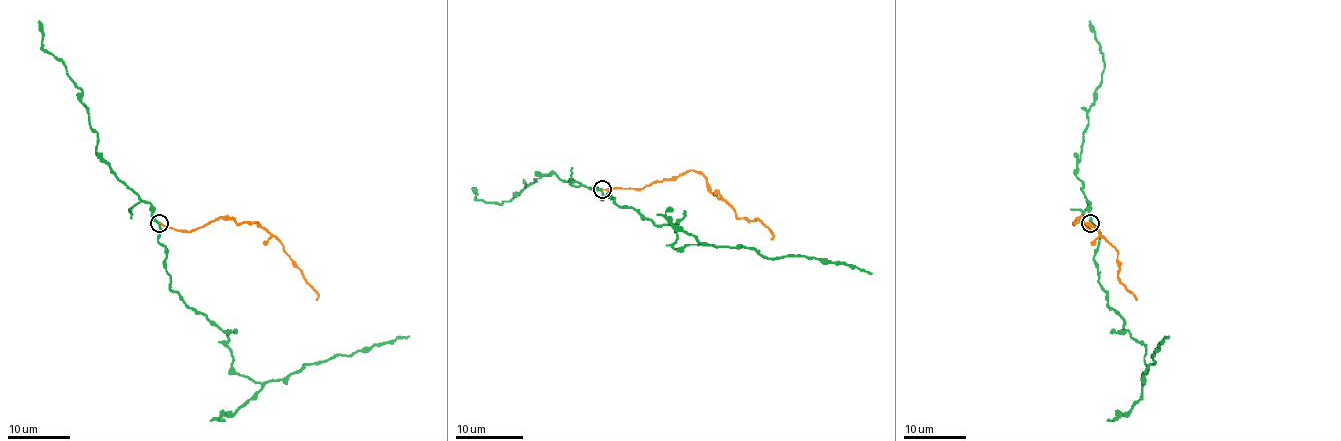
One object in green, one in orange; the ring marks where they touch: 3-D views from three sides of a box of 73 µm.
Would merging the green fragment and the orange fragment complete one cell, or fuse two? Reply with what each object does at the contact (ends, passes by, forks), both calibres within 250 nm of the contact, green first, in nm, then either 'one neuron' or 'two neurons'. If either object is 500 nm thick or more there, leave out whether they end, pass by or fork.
green passes by; orange ends there; 220 nm thick on the green side, 150 nm on the other; two neurons

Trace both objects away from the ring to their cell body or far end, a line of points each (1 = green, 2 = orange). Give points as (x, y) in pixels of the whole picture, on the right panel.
1: (1090, 222), (1098, 230), (1093, 257), (1107, 304), (1123, 320), (1123, 331), (1145, 346), (1142, 382), (1169, 335)
2: (1090, 222), (1090, 230), (1081, 218), (1073, 222), (1089, 222), (1117, 251), (1118, 281), (1137, 299)

